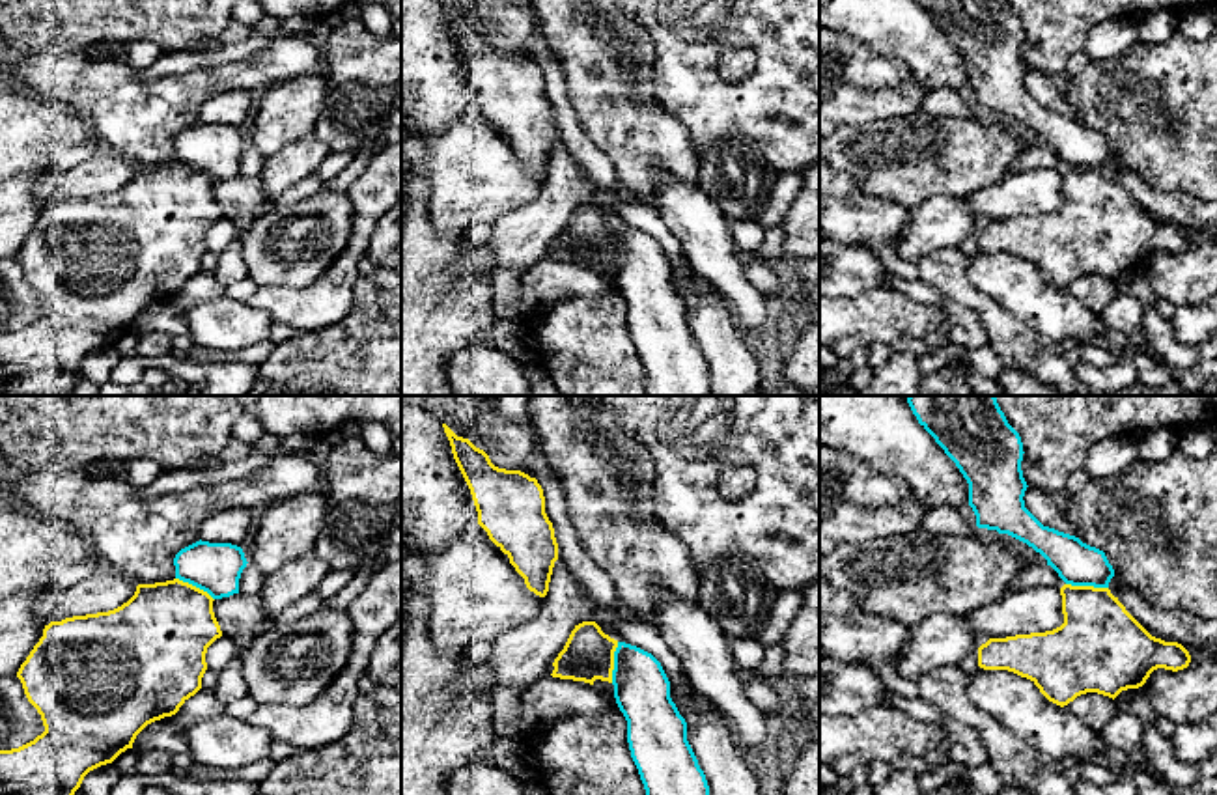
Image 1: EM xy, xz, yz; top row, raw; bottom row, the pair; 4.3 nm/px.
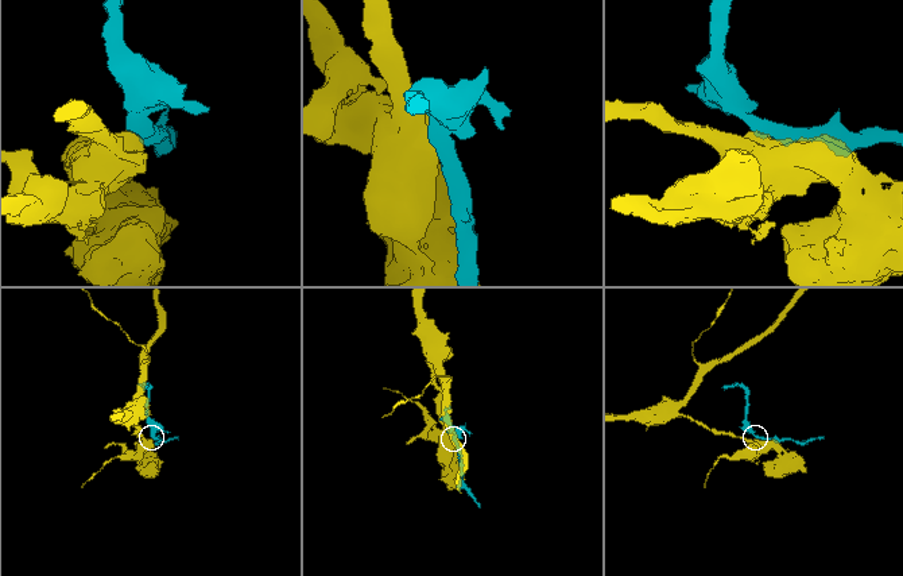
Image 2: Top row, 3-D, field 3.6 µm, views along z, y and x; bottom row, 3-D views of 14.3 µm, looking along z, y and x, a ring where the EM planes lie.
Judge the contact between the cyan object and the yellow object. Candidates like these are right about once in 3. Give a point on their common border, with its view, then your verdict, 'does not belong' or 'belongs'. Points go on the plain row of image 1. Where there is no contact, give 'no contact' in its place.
yz (1087, 167) | does not belong

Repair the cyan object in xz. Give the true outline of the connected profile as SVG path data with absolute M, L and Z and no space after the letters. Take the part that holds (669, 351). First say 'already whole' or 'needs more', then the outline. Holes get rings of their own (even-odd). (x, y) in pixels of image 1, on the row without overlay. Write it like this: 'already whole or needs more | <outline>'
already whole | M618 224L612 267L627 302L627 325L646 371L648 396L711 396L709 368L661 244Z

